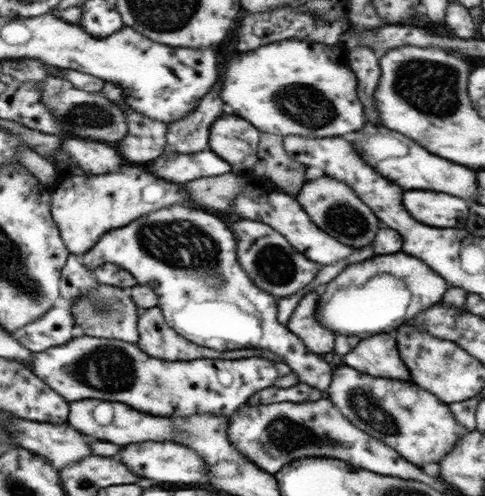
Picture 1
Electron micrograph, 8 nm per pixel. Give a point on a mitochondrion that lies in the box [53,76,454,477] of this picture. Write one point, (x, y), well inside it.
(183, 244)

